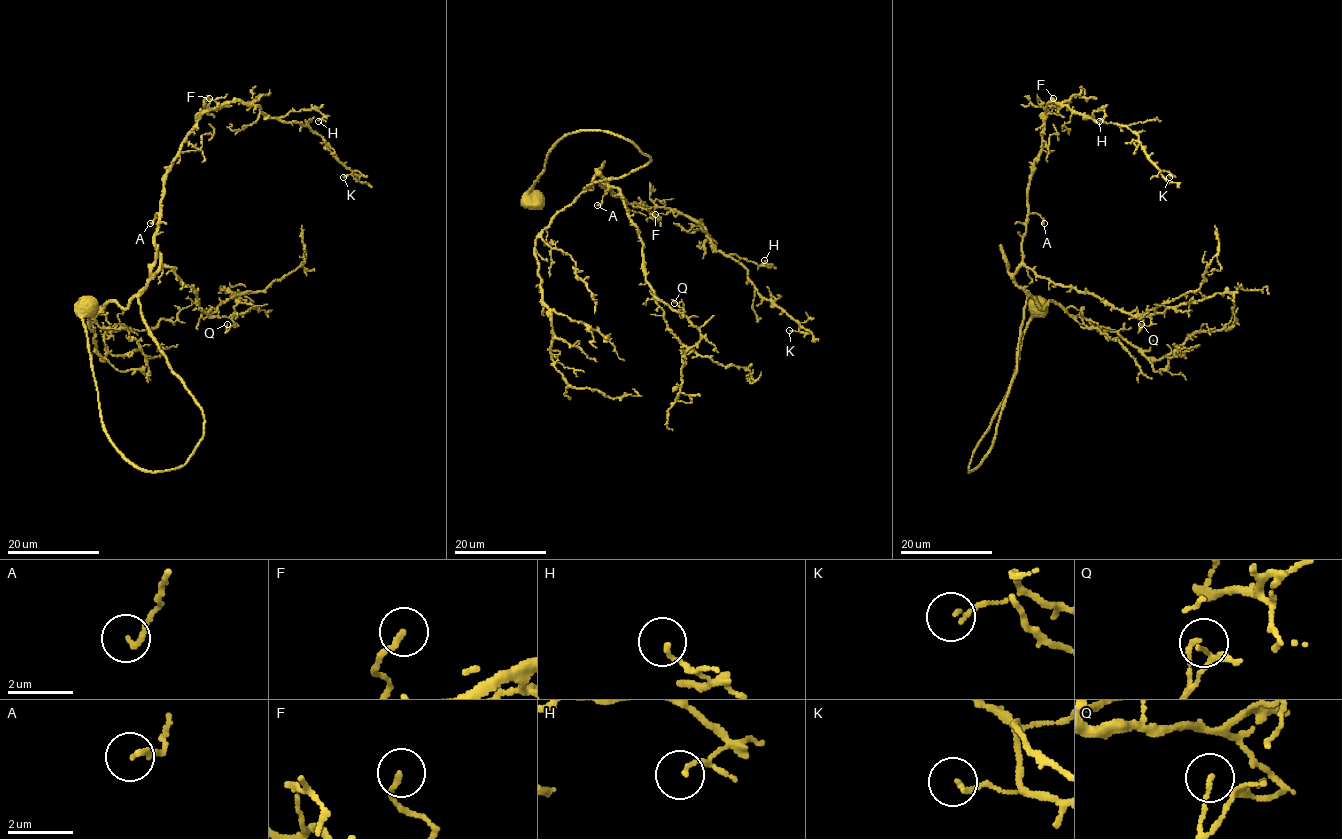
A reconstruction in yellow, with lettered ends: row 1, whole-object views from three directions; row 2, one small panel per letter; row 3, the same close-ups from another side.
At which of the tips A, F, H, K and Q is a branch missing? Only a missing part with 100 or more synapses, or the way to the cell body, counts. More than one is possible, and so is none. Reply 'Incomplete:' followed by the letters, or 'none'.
Incomplete: none

